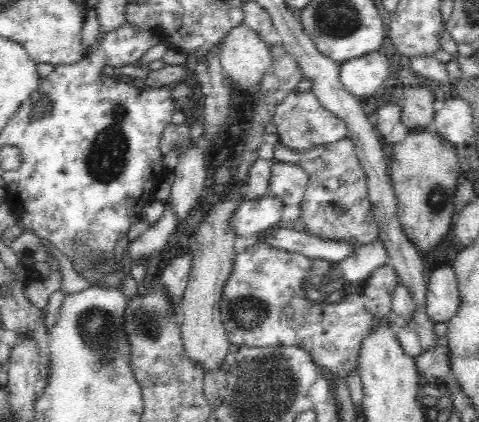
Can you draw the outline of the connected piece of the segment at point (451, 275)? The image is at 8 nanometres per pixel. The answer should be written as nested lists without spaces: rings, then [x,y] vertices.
[[[436,265],[427,272],[425,311],[433,323],[447,322],[458,310],[458,280],[452,267]]]

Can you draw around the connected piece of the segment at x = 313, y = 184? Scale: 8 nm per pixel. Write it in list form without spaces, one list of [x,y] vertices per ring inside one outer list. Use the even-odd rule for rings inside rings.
[[[344,137],[341,141],[312,148],[306,154],[294,153],[280,143],[273,147],[273,152],[274,158],[301,166],[308,174],[300,216],[304,232],[323,240],[350,242],[355,249],[371,244],[379,238],[379,229],[374,223],[367,191],[367,176],[356,154],[352,137]],[[328,180],[338,182],[336,190],[324,190],[324,182]]]

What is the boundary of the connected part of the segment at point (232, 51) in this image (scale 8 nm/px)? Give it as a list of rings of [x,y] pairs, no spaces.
[[[246,25],[234,27],[222,41],[220,63],[223,74],[236,90],[252,92],[260,86],[272,66],[271,51]]]

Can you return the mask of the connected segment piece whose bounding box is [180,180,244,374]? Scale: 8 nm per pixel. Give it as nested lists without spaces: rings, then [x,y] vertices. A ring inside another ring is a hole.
[[[233,180],[219,202],[209,211],[205,220],[196,232],[198,248],[192,253],[192,268],[189,282],[182,298],[181,335],[186,356],[196,365],[201,366],[204,373],[216,372],[222,368],[224,358],[230,351],[227,338],[221,321],[220,301],[226,280],[233,271],[235,259],[234,245],[237,236],[232,231],[230,220],[237,207],[244,201],[239,191],[238,182]]]

